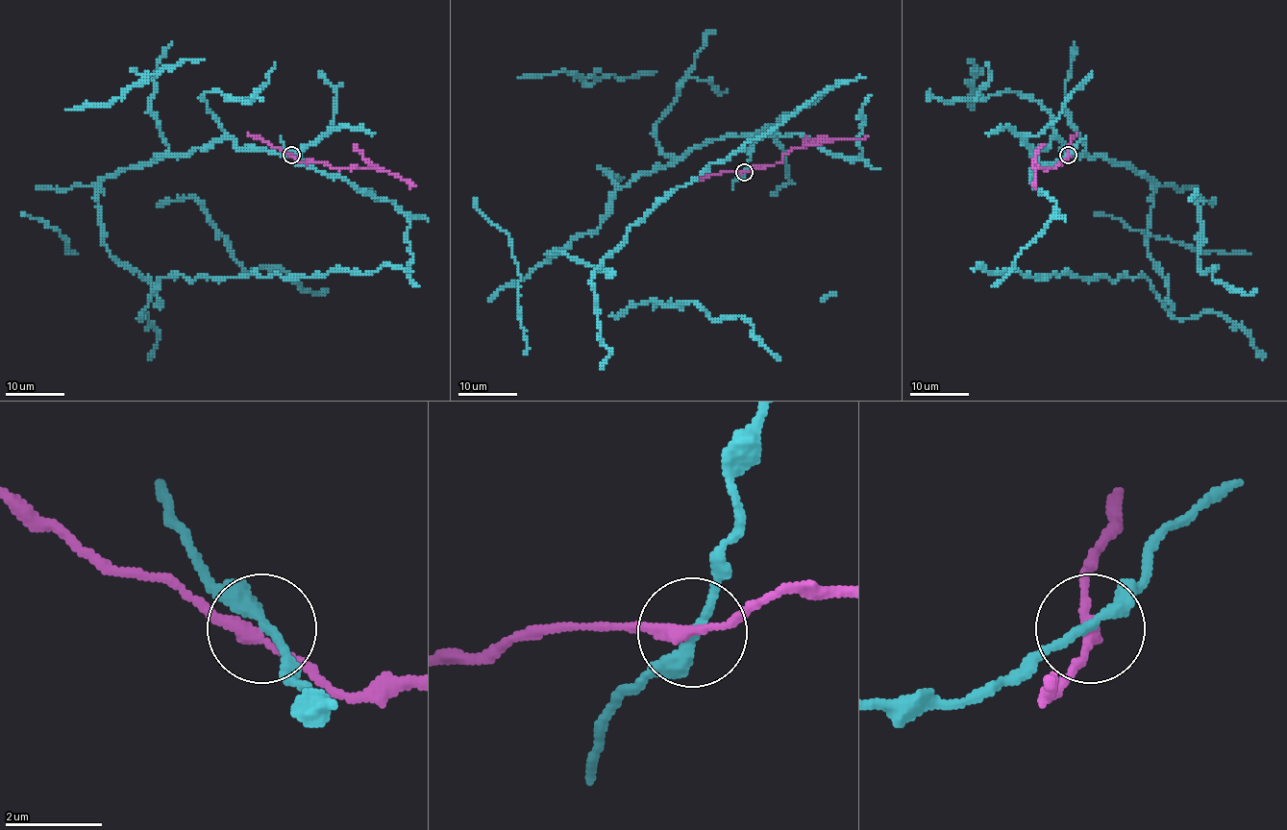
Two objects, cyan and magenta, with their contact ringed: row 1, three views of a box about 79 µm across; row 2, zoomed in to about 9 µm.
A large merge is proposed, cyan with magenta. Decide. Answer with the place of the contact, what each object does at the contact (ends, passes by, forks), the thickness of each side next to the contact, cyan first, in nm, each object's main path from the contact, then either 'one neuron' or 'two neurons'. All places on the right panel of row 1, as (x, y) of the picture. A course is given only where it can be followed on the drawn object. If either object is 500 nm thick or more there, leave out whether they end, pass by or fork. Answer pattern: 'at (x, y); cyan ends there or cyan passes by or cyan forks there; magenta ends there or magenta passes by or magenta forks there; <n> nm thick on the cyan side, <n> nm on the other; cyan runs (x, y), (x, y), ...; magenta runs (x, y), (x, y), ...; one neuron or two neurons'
at (1068, 155); cyan passes by; magenta passes by; 220 nm thick on the cyan side, 240 nm on the other; cyan runs (1069, 154), (1041, 163), (1031, 153), (1056, 138), (1155, 185), (1147, 242), (1167, 298), (1138, 275), (973, 272); magenta runs (1069, 154), (1063, 163), (1053, 167), (1038, 167), (1031, 186); two neurons

